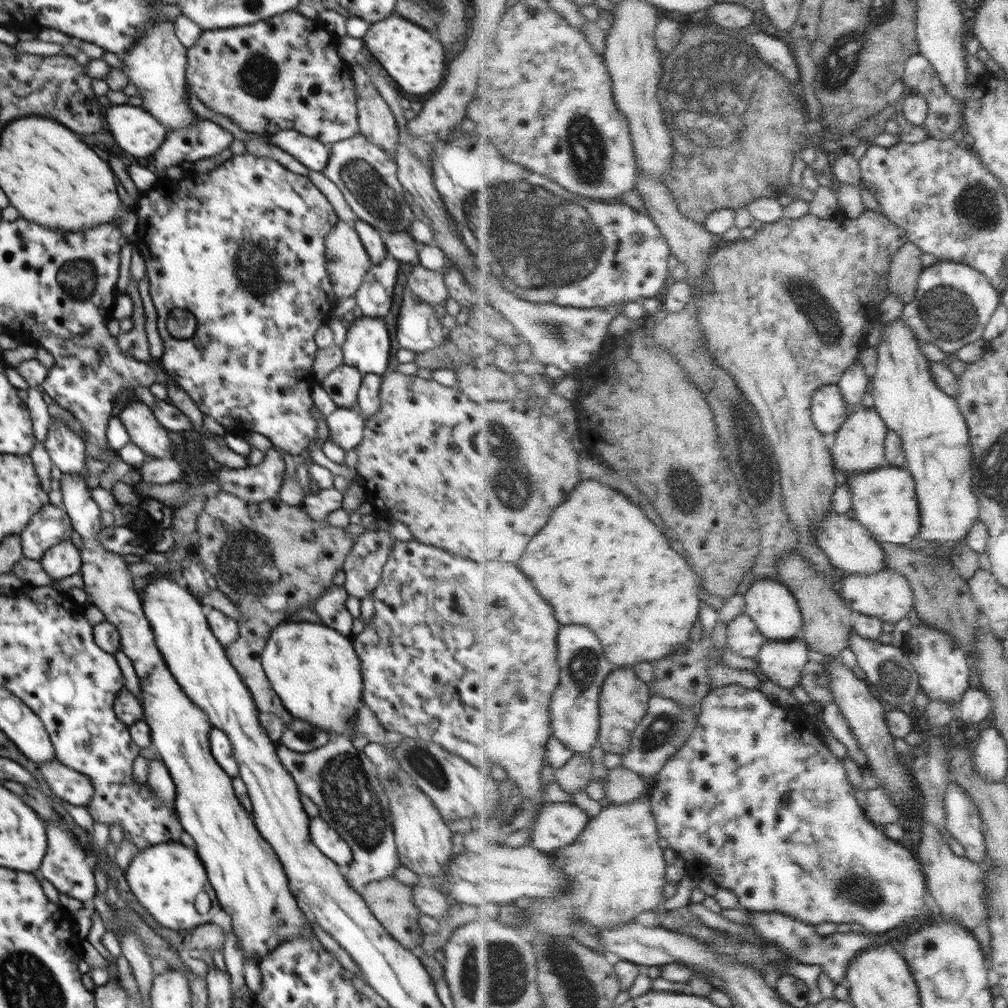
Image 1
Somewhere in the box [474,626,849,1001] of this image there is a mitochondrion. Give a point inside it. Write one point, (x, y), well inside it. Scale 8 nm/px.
(662, 728)

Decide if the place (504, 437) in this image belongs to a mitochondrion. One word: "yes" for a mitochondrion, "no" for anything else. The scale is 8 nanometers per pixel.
yes

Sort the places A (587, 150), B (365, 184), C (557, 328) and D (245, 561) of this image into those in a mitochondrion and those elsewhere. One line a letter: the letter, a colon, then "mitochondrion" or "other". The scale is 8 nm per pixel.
A: mitochondrion
B: mitochondrion
C: mitochondrion
D: mitochondrion

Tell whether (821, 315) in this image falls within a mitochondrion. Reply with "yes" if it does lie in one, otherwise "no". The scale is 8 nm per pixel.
yes

